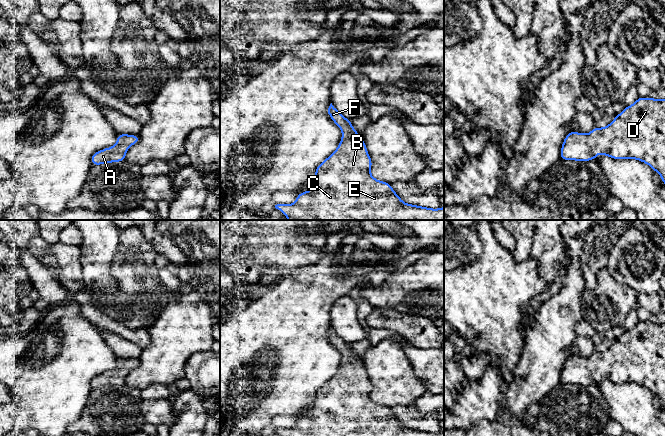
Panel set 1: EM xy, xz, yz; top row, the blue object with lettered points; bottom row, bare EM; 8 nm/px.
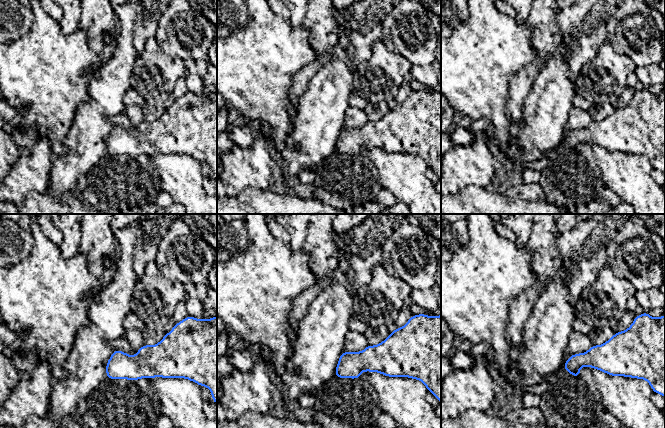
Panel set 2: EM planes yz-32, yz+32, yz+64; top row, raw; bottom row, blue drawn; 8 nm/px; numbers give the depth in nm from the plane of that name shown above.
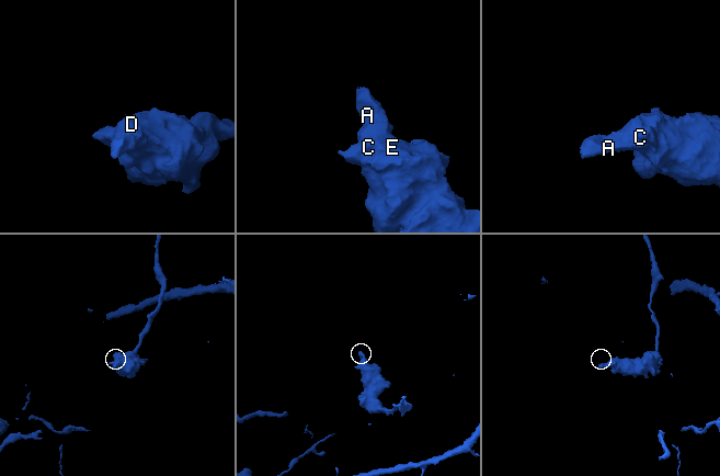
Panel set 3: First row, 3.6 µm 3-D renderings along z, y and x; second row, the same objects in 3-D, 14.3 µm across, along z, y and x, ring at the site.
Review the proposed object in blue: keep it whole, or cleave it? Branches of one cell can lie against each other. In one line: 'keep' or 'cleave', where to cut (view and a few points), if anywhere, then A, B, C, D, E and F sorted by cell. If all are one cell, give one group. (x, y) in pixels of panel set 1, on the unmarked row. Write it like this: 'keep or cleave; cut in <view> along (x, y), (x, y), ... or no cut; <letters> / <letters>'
keep; no cut; A B C D E F

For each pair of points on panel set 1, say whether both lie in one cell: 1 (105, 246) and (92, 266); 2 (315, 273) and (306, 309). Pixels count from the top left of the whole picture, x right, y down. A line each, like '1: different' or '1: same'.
1: same
2: same

